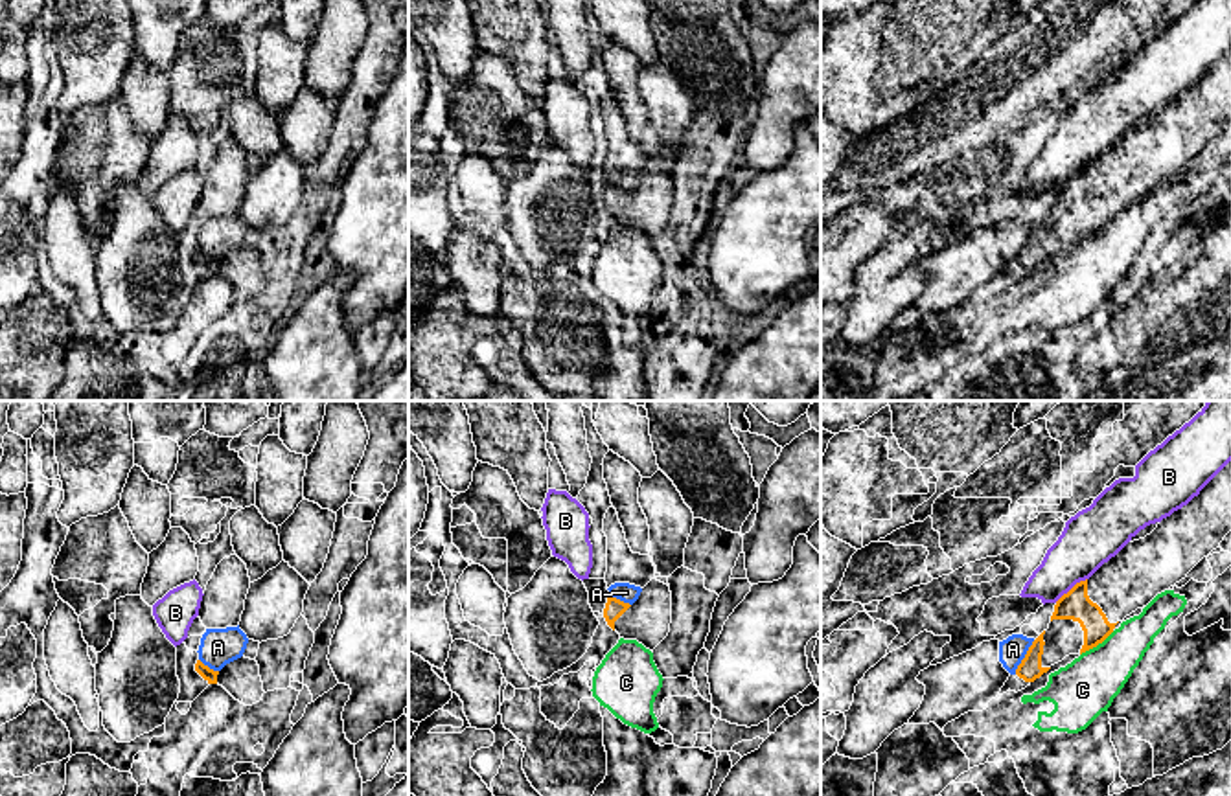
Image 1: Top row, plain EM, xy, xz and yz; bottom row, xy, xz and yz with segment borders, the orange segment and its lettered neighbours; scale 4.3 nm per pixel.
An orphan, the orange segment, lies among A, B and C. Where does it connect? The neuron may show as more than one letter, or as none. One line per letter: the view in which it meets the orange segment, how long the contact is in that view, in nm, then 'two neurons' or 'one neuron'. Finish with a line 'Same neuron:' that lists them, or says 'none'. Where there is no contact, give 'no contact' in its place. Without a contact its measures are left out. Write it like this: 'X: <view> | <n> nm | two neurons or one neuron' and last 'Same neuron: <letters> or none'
A: yz | 180 nm | two neurons
B: yz | 180 nm | two neurons
C: yz | 190 nm | two neurons
Same neuron: none

